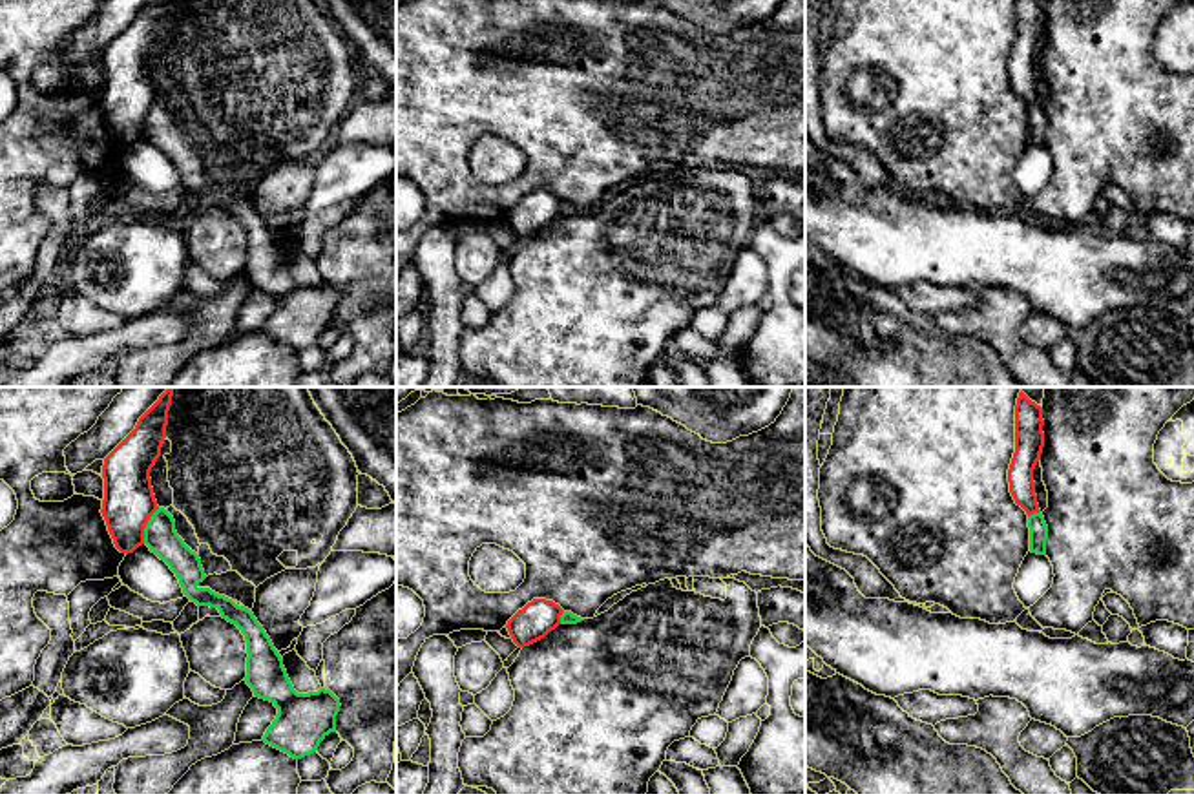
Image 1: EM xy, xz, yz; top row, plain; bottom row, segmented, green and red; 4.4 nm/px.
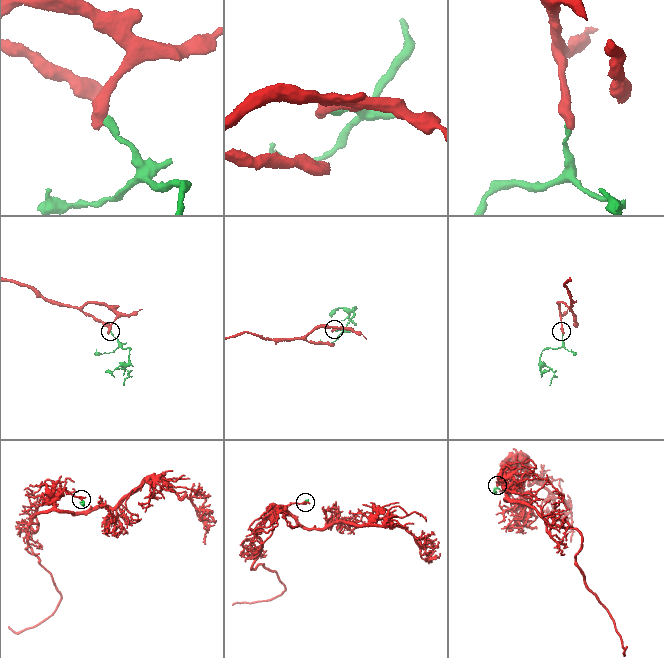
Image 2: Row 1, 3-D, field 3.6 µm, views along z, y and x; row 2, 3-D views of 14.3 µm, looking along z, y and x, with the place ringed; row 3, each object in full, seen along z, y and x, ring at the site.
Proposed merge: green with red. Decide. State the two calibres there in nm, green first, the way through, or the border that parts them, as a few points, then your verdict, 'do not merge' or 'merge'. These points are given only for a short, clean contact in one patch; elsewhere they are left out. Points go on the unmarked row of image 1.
calibres 140 and 220 nm; border xy (159, 99), (145, 119), (143, 134); do not merge

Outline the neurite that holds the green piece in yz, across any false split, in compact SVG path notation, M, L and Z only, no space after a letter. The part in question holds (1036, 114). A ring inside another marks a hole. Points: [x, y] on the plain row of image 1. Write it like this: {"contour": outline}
{"contour": "M1041 102L1028 108L1028 119L1030 142L1037 146L1046 146L1048 117Z"}

